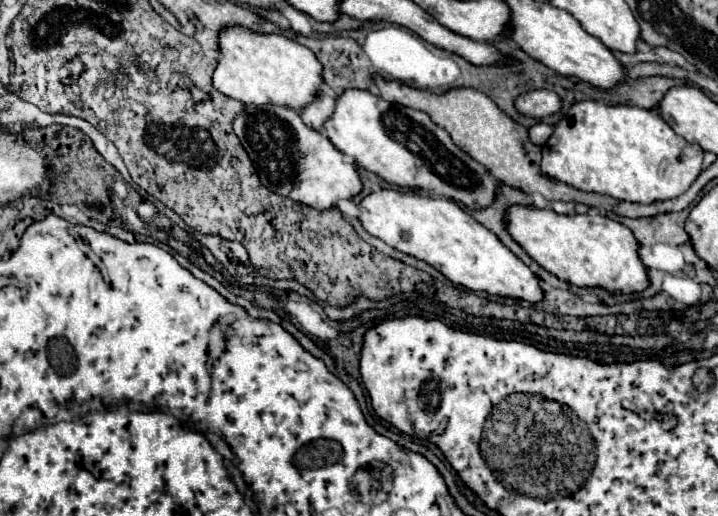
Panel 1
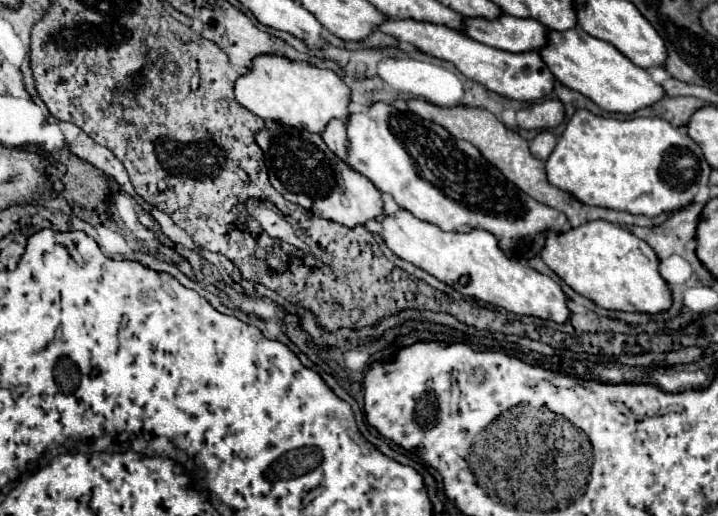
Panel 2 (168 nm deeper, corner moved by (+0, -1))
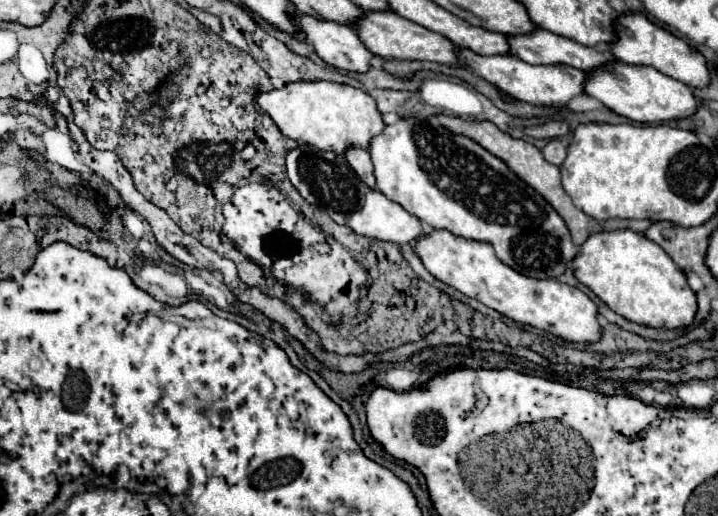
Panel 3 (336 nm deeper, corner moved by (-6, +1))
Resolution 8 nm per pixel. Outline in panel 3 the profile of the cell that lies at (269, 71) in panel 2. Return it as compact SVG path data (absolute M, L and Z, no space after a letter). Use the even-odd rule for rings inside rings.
M293 81L279 89L259 91L257 103L283 135L307 145L317 145L323 151L343 153L347 145L367 147L371 137L379 135L385 127L371 95L335 81Z

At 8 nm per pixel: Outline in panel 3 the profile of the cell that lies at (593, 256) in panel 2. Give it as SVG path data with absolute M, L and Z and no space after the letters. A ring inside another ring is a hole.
M631 229L601 231L587 237L581 251L567 263L575 279L587 285L617 315L649 327L685 327L693 323L697 301L685 273L651 239Z

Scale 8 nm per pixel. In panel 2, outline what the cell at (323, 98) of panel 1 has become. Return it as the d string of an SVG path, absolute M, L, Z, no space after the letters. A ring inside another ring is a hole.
M333 119L325 131L323 131L323 141L327 143L327 147L339 157L345 161L347 157L347 149L349 149L349 139L347 139L347 133L345 133L345 123L339 121L339 119Z

